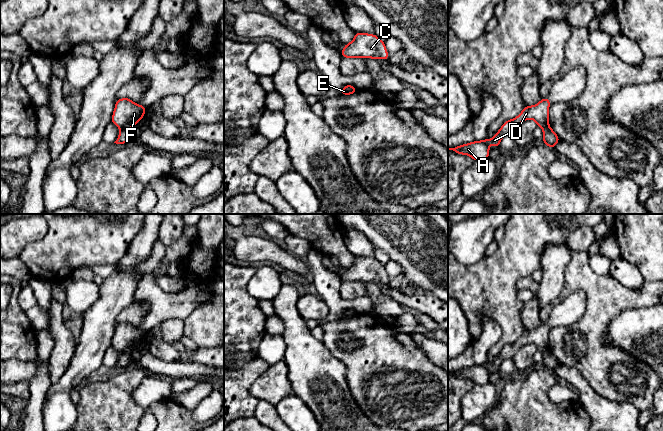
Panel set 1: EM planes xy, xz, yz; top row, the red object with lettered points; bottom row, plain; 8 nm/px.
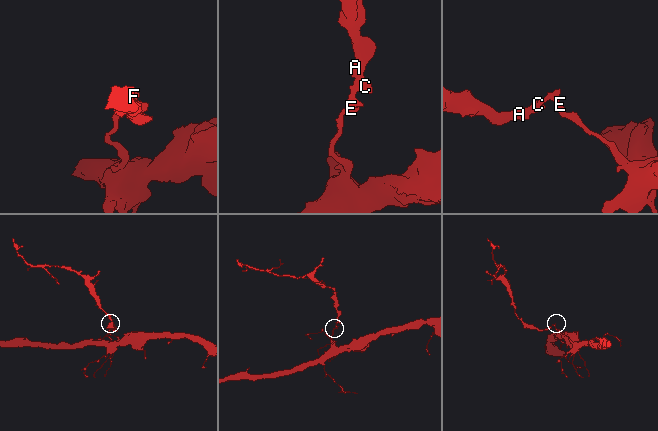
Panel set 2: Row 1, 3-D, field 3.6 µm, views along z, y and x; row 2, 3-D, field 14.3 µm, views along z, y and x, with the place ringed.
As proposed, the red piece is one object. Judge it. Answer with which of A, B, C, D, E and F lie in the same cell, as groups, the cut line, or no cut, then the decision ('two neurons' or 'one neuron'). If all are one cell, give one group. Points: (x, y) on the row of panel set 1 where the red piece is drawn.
groups A B C D F / E; cut xy (129, 127), (120, 129); two neurons

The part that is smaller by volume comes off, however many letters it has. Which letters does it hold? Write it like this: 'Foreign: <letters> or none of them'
Foreign: A, B, C, D, F

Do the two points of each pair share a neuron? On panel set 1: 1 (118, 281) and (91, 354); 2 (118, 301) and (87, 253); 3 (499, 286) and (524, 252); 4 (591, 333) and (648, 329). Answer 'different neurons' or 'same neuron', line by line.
1: same neuron
2: different neurons
3: same neuron
4: different neurons

